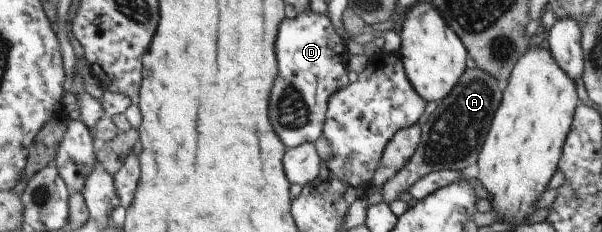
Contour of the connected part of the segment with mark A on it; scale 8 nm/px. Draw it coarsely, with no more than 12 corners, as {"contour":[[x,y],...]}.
{"contour":[[467,69],[380,189],[398,200],[430,173],[477,165],[504,86]]}

